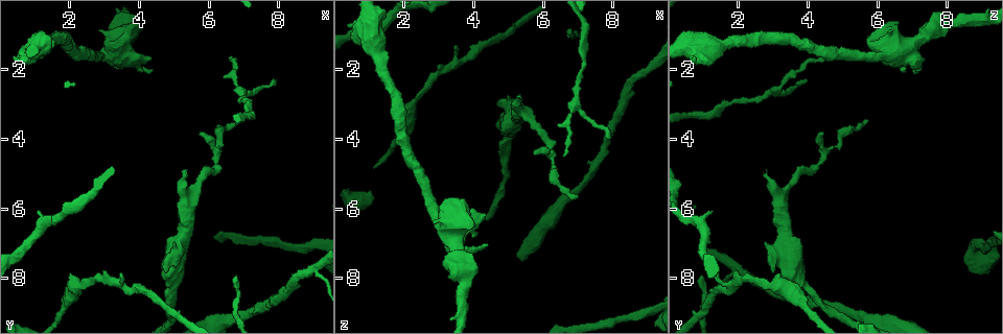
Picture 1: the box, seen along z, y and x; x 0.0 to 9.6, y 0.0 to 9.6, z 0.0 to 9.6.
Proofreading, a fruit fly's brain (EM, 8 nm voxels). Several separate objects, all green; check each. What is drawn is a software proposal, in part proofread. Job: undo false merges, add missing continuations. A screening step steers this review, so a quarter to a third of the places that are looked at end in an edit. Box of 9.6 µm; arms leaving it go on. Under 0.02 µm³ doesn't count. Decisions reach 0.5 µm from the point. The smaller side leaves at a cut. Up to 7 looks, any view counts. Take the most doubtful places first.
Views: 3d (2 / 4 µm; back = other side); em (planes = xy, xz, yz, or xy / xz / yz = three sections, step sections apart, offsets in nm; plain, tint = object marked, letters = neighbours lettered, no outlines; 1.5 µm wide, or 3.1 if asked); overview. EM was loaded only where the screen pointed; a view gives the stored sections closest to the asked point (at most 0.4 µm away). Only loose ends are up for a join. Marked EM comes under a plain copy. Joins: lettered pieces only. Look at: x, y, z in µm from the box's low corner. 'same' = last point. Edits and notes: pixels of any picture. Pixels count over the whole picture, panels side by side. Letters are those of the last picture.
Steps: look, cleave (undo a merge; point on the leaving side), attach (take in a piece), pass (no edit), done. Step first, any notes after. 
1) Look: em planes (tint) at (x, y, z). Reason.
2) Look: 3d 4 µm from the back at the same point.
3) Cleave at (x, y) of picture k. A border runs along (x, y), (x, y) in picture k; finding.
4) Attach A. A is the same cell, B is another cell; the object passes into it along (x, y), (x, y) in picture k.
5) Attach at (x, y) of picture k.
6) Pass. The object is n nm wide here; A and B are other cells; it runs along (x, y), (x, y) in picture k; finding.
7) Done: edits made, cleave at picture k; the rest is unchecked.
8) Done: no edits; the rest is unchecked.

Look: 3d 2 µm at (5.70, 3.80, 4.30). Branch stops here.

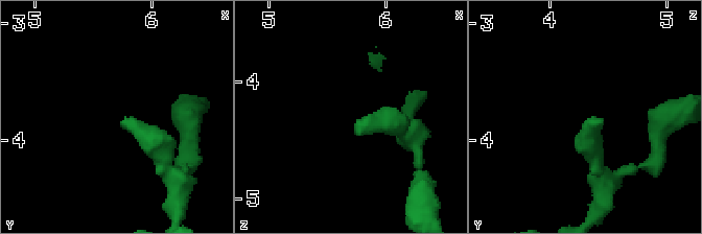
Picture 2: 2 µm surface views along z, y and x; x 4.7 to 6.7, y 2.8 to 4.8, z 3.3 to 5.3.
Look: em planes (tint) at (5.76, 3.86, 4.34).

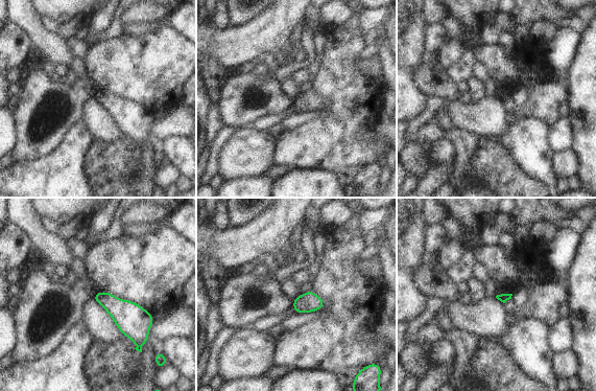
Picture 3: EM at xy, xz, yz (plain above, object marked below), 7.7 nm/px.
Look: em planes (letters) at the same point.

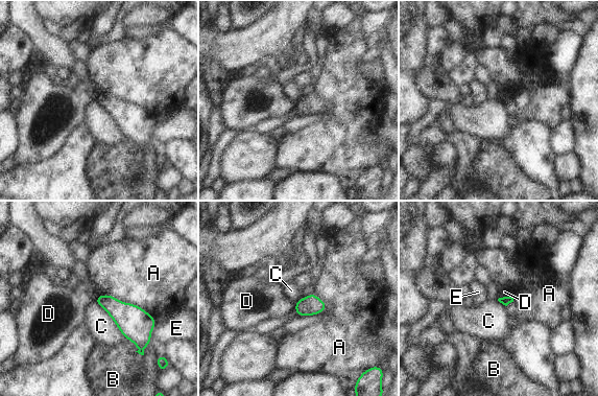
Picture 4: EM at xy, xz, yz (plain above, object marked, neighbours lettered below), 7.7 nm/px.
Pass. A, B, C, D and E are other cells; a border runs along (95, 300), (125, 338) in picture 4; no lettered piece goes on from it.

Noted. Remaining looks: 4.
Look: em planes (tint) at (5.40, 4.80, 2.85). Free end.

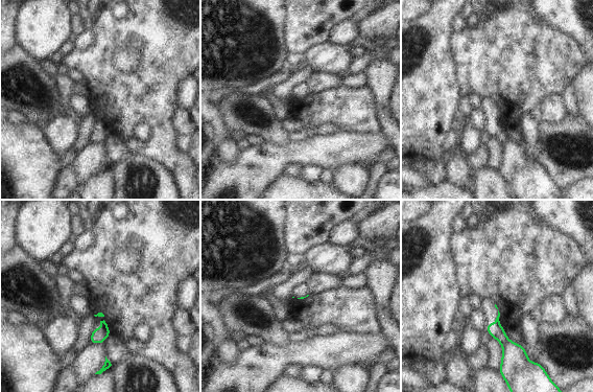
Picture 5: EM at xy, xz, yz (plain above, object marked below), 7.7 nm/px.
Look: em planes (letters) at the same point.

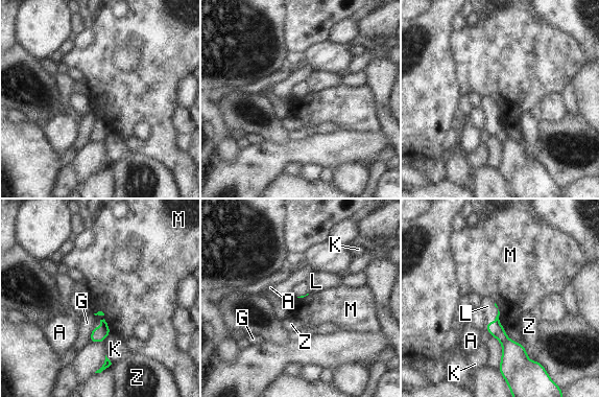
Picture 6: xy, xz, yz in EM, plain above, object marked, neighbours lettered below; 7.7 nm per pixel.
Attach L. L is the same cell, A, G, K, M and Z are other cells; the object passes into it along (495, 328), (497, 314), (487, 306) in picture 6; the neuron continues.

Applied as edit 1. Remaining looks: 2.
Look: em yz step 4 (letters) at (9.00, 7.80, 1.95). Two arms in line, one across.

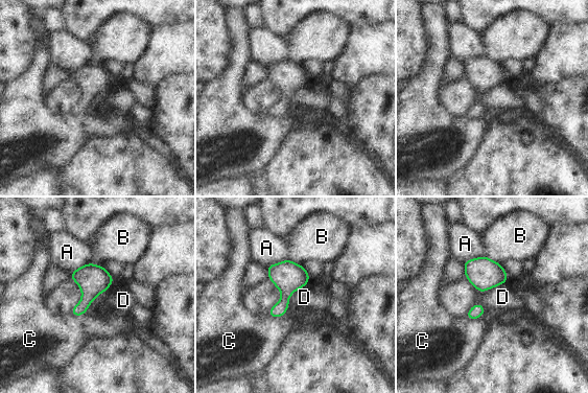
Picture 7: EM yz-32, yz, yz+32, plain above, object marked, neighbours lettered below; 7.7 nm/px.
Pass. A, B, C and D are other cells; a border runs along (504, 283), (478, 293) in picture 7; all the same neuron.

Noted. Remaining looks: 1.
Done: edits made, attach at picture 6; the rest is unchecked.

